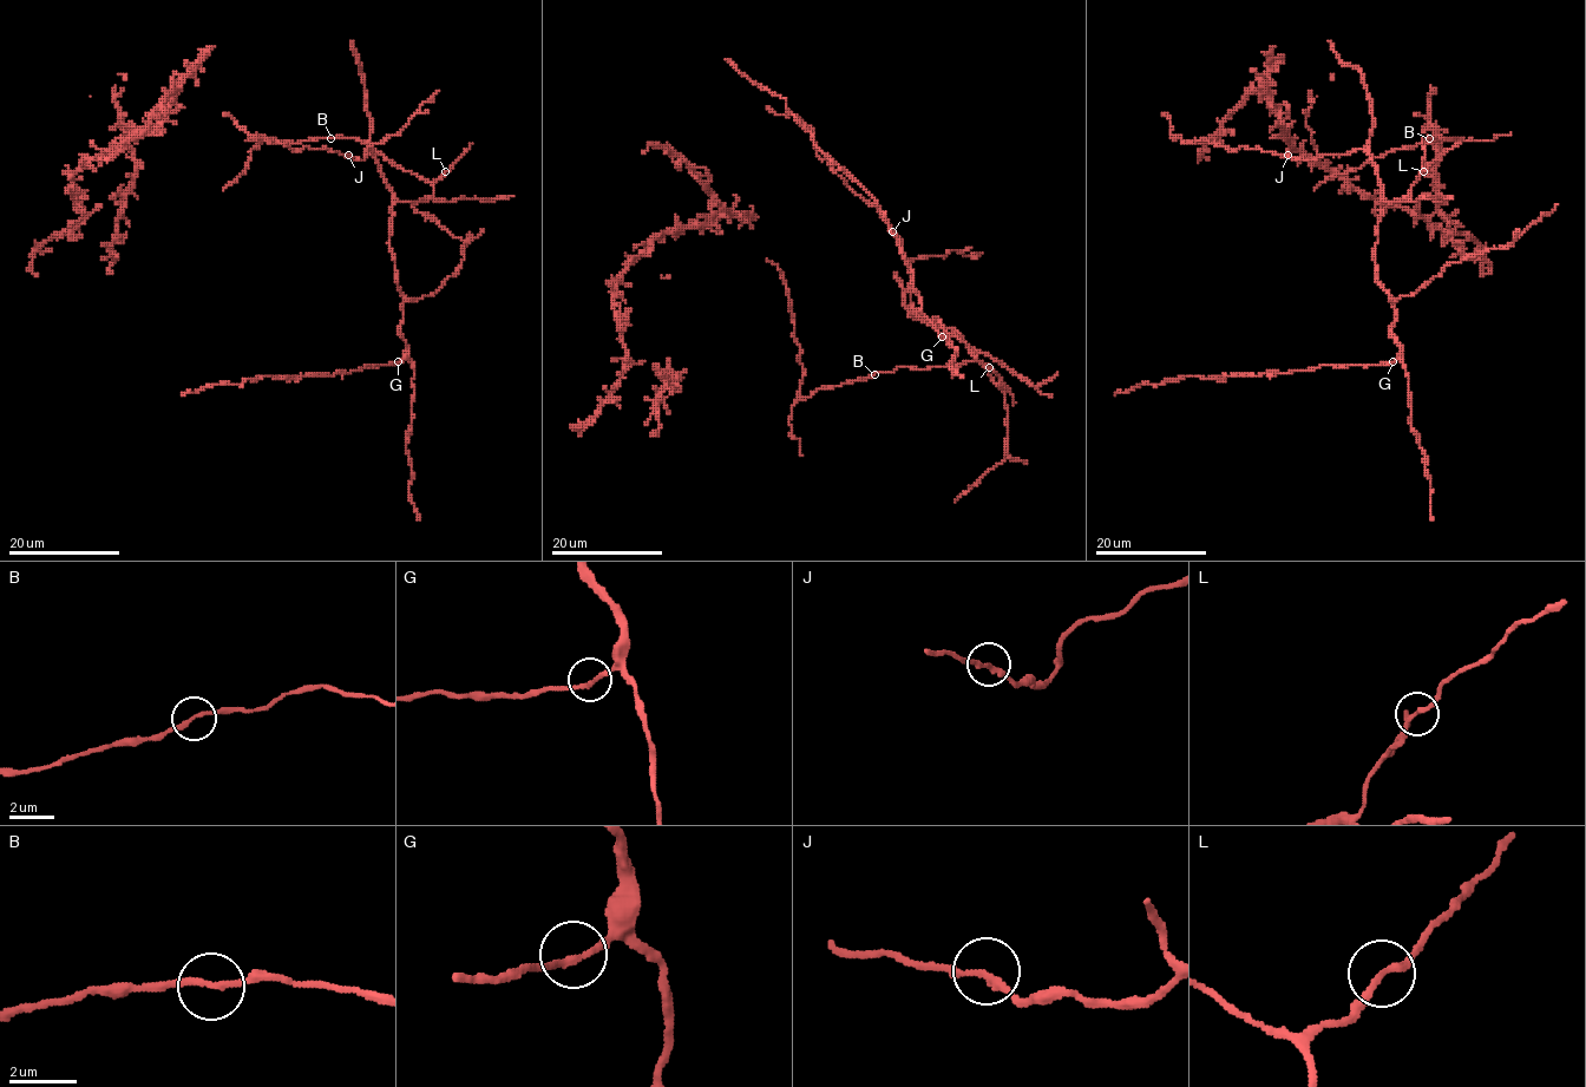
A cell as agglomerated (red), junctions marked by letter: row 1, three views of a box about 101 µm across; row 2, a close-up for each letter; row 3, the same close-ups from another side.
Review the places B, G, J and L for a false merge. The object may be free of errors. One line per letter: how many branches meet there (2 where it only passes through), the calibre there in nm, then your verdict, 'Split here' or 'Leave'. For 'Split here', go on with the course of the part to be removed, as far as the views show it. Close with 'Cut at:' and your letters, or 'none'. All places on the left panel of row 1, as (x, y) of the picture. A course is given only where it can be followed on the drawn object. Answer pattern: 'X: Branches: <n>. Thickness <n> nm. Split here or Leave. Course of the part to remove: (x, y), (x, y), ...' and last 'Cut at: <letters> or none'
B: Branches: 2. Thickness 190 nm. Split here. Course of the part to remove: (331, 138), (296, 143), (256, 137), (260, 143), (250, 151), (246, 169), (224, 190)
G: Branches: 2. Thickness 190 nm. Leave
J: Branches: 2. Thickness 180 nm. Leave
L: Branches: 2. Thickness 190 nm. Leave
Cut at: B

